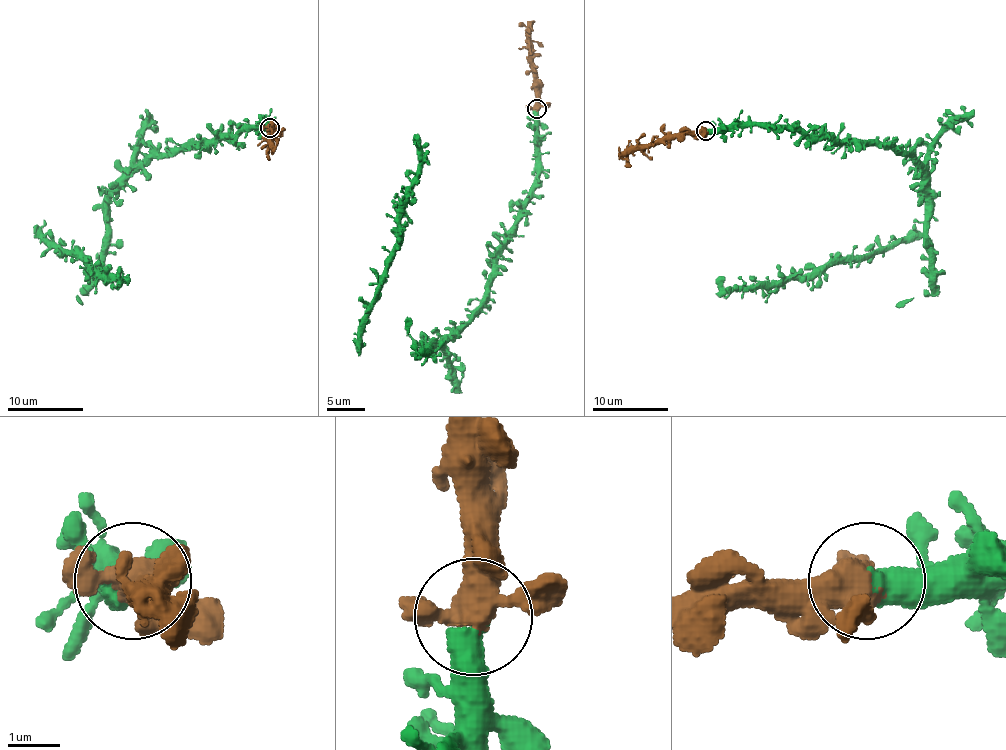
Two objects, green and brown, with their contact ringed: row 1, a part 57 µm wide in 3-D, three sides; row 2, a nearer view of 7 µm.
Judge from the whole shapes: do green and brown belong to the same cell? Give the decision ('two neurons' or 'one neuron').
one neuron

